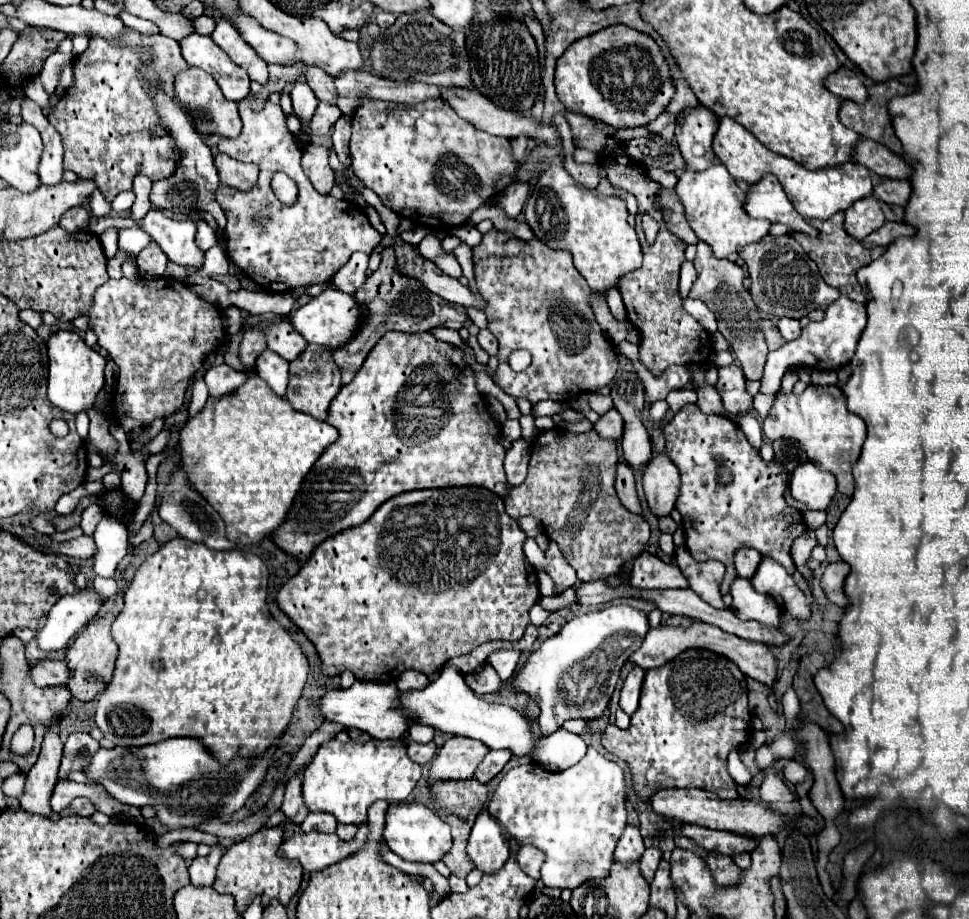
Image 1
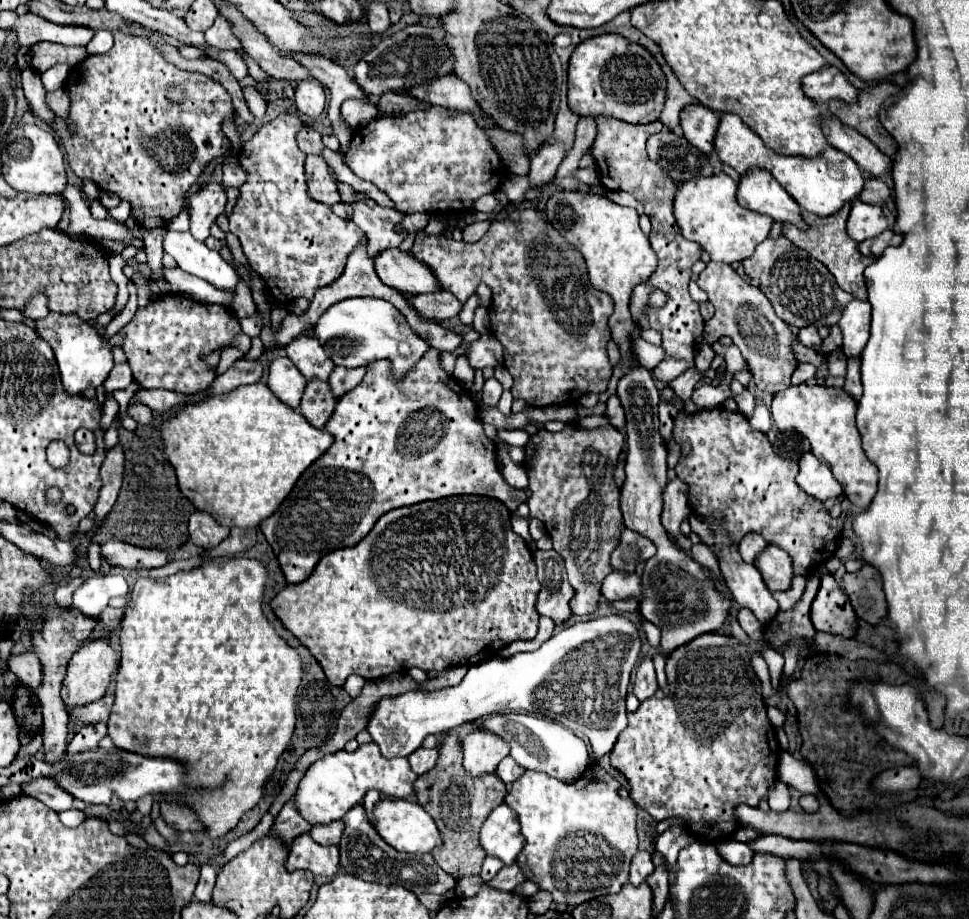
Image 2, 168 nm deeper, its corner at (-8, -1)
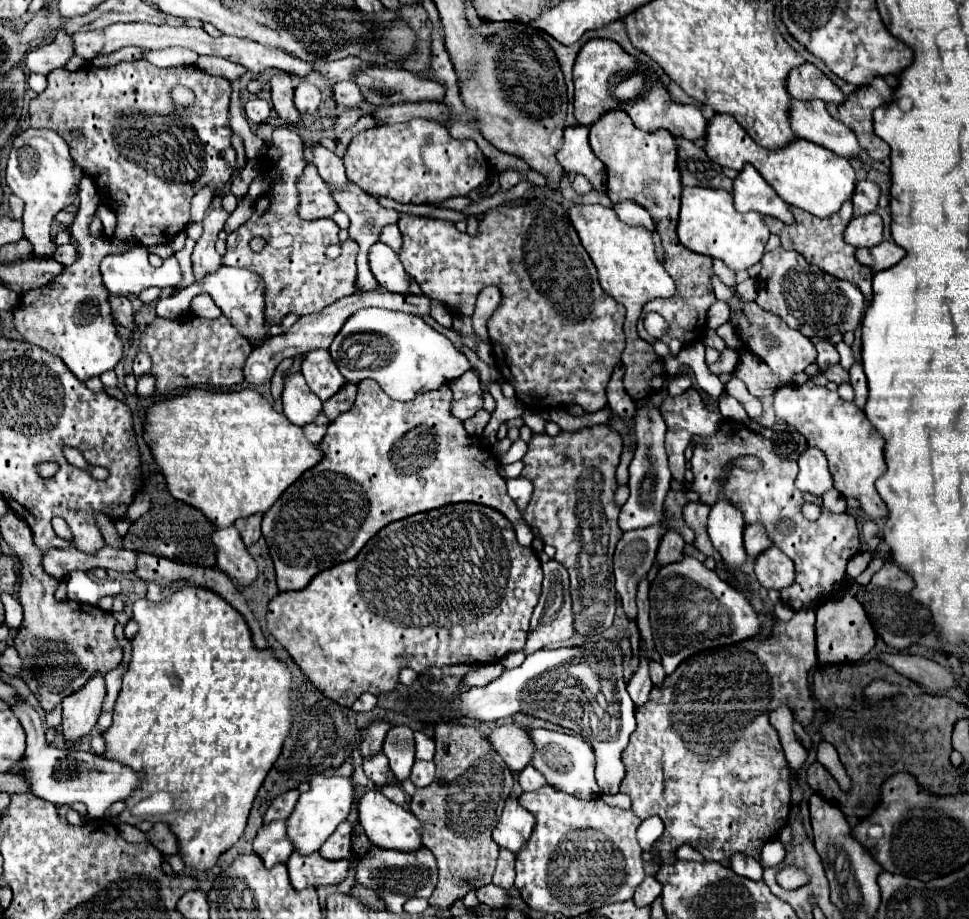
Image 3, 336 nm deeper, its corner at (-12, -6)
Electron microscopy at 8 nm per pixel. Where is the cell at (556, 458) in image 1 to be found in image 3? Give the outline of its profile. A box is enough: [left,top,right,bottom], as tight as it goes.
[522,424,622,636]

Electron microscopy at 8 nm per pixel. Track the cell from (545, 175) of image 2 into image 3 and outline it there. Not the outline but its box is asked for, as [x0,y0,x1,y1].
[558,124,606,194]

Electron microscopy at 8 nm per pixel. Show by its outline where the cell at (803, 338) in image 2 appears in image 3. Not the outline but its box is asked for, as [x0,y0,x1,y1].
[816,342,840,370]

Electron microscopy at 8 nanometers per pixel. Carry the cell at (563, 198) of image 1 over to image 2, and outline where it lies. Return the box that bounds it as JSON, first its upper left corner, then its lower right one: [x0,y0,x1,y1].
[546,189,656,353]

